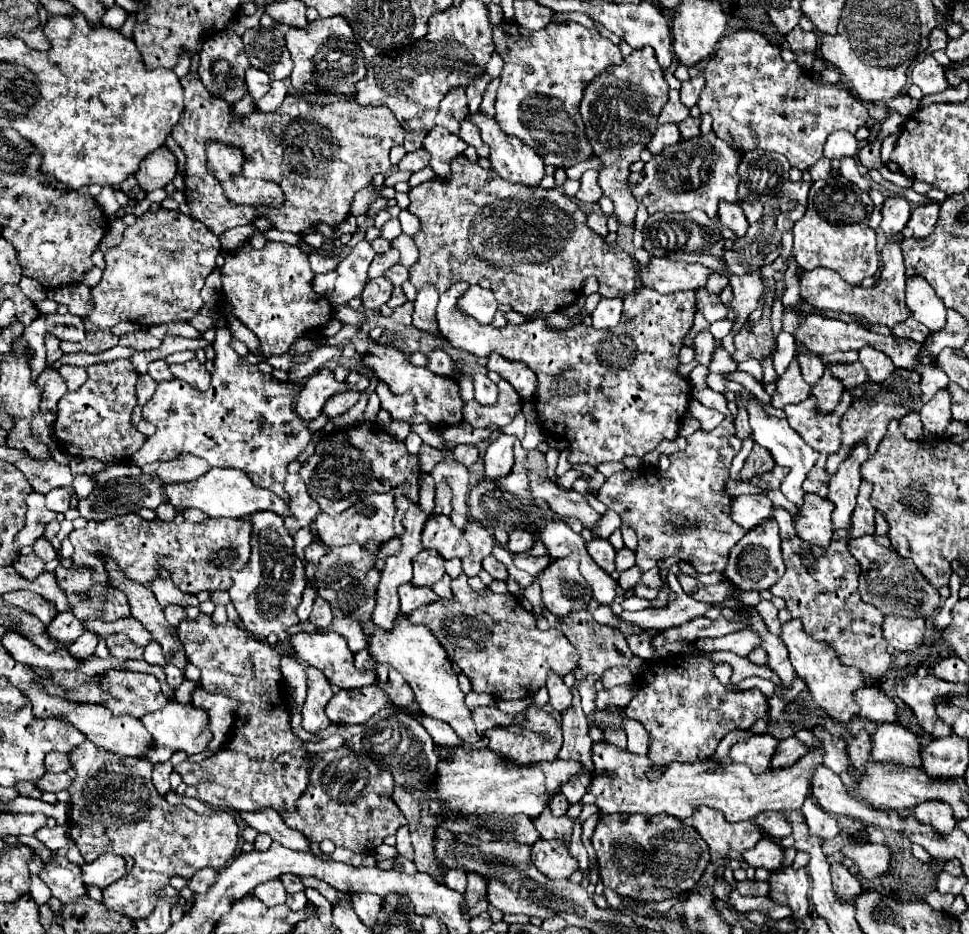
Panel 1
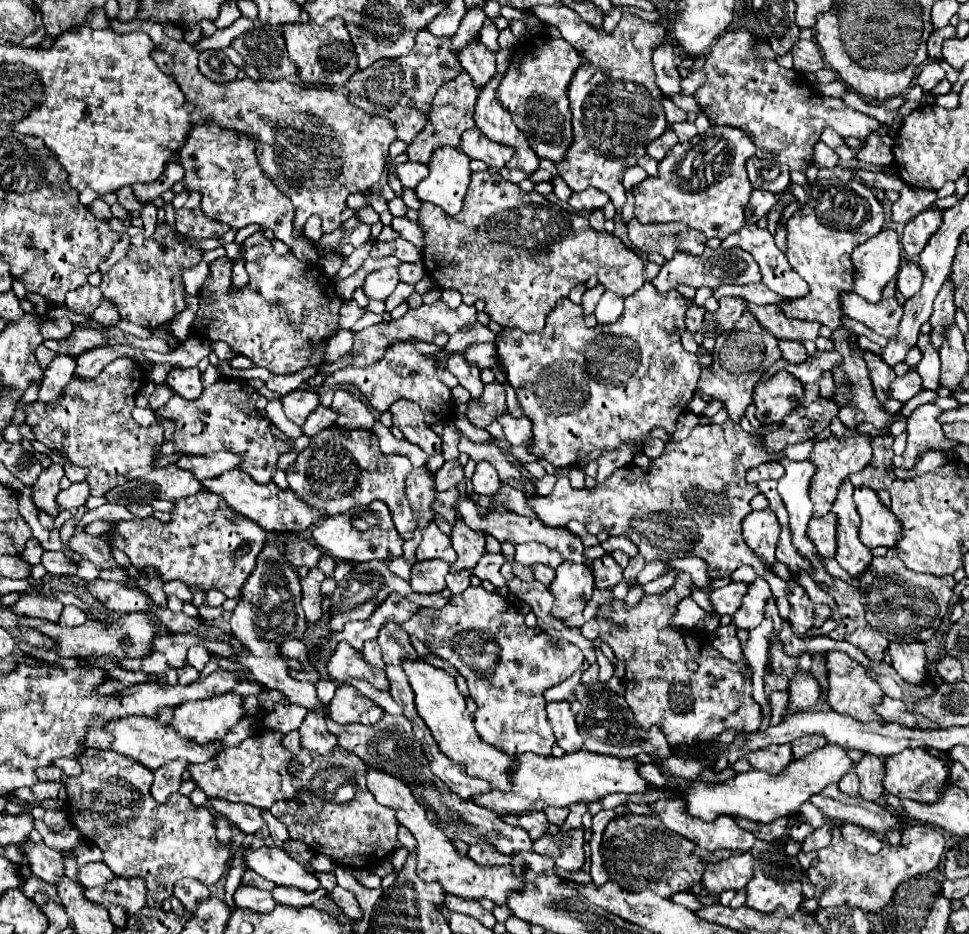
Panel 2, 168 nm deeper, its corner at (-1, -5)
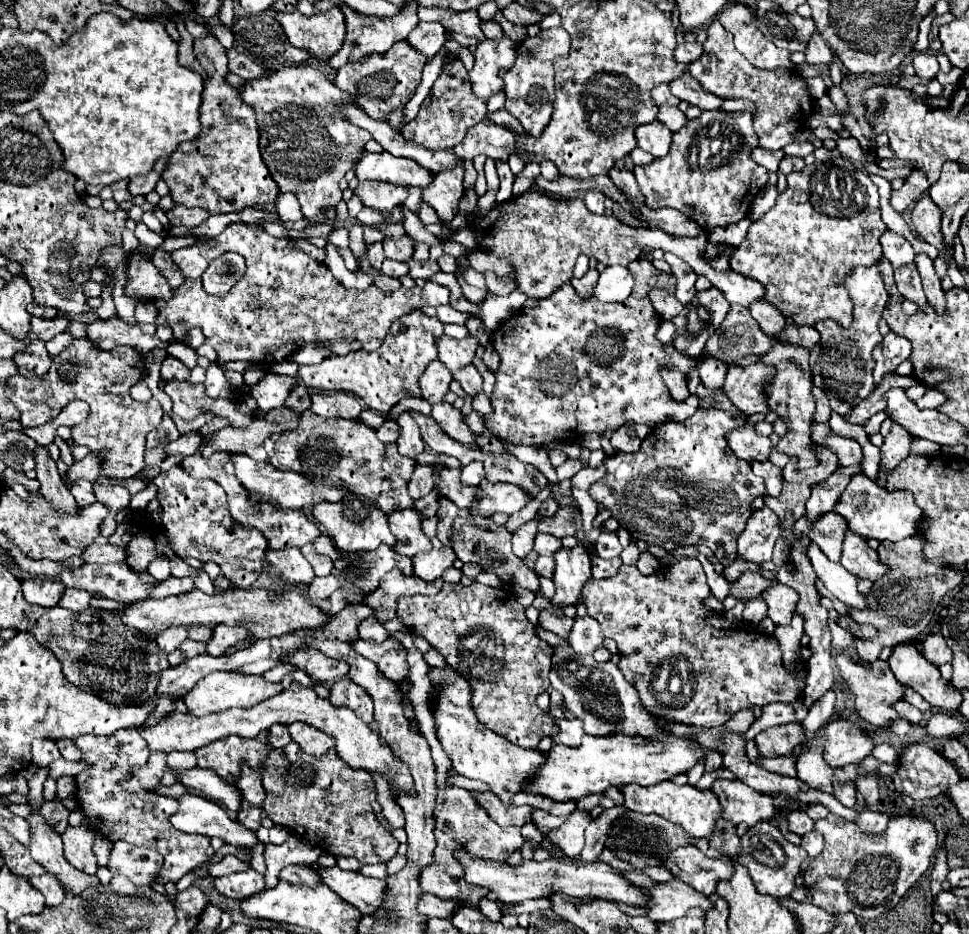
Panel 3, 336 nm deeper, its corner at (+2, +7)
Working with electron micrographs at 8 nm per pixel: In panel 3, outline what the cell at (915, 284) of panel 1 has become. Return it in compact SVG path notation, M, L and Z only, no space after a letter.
M885 230L881 236L881 246L883 246L883 256L893 264L895 270L899 270L905 264L911 264L915 258L913 246L899 234Z

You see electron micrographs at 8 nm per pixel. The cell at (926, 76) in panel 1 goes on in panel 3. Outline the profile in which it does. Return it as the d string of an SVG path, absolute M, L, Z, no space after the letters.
M923 52L923 54L917 54L913 58L913 68L915 68L915 74L927 82L927 80L933 80L939 72L939 64L937 64L937 58L935 54L931 52Z

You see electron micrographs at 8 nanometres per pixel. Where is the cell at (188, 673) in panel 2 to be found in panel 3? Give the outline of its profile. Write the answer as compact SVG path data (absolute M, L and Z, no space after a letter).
M185 640L185 642L181 642L181 646L177 650L183 654L183 660L187 660L187 658L193 658L193 656L205 654L205 644L193 642L193 640Z

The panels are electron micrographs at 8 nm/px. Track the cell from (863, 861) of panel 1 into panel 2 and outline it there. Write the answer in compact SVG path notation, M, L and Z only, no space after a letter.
M834 824L832 826L832 842L828 848L818 850L818 864L808 868L808 882L814 886L814 898L818 900L820 908L830 908L830 906L854 906L860 908L862 912L868 914L878 914L884 910L884 906L890 904L894 892L898 890L900 882L906 882L914 876L926 874L930 870L934 870L944 854L944 836L940 834L940 830L932 824L914 824L902 830L902 840L900 846L884 846L878 854L868 854L866 850L862 850L856 844L850 844L842 838L842 826Z

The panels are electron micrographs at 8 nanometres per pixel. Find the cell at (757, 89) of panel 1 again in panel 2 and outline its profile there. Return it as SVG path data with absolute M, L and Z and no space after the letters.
M732 30L718 38L704 62L708 80L696 90L694 98L712 124L744 130L756 144L758 158L776 160L790 170L806 170L824 126L834 128L840 136L856 138L870 136L880 128L878 120L848 108L840 98L814 94L798 82L796 70L780 68L776 60L754 58L754 42L756 38L746 30Z

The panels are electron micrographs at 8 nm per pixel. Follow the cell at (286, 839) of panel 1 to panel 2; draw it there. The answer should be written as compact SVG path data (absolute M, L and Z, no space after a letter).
M210 798L210 806L218 816L224 816L246 834L256 834L266 824L260 816L260 810L250 804L234 804L222 798Z

